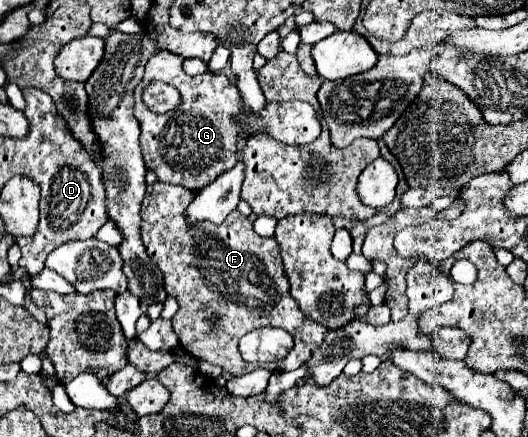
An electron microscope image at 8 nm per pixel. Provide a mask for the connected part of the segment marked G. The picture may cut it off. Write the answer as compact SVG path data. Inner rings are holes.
M169 50L155 52L147 66L141 84L135 88L135 116L141 126L141 152L145 166L157 174L161 182L179 184L189 190L201 190L211 184L221 172L227 172L235 164L235 116L241 110L235 84L225 74L203 72L189 76L183 70L183 56ZM151 82L167 82L181 94L181 104L165 114L151 112L141 98L141 92Z

